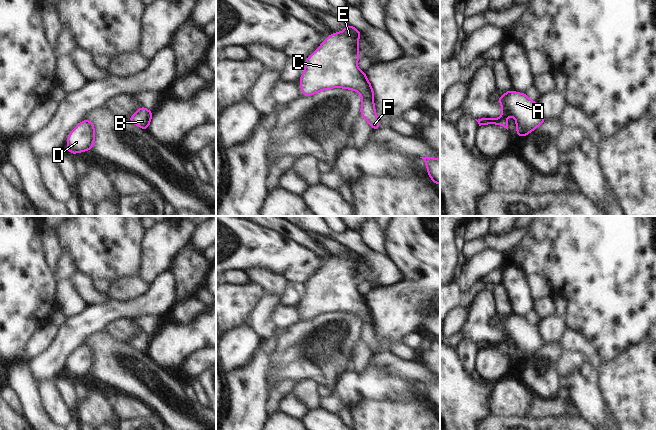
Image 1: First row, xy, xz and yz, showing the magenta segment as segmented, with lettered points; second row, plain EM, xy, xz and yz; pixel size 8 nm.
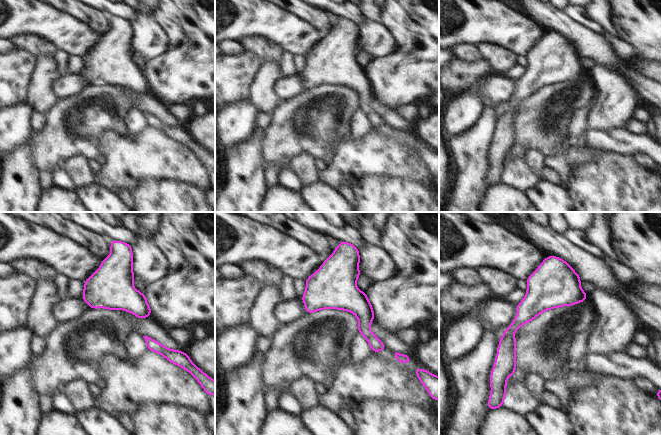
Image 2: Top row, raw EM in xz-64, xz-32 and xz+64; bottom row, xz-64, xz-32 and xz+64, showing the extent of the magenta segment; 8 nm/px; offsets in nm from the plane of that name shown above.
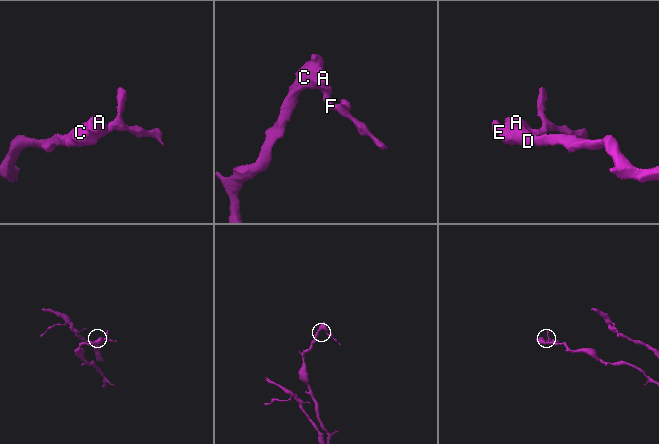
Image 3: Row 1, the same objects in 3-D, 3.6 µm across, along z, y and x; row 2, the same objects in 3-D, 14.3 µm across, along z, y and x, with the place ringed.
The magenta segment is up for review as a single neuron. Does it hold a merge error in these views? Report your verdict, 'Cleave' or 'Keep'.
Keep

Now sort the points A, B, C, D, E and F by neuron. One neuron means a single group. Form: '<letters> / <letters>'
A B C D E F

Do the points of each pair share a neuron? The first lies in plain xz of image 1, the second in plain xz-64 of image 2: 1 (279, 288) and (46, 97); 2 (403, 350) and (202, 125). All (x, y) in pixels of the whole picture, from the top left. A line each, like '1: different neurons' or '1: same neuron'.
1: different neurons
2: different neurons

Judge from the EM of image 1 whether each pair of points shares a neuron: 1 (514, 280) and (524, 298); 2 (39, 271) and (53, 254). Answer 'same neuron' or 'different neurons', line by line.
1: same neuron
2: different neurons

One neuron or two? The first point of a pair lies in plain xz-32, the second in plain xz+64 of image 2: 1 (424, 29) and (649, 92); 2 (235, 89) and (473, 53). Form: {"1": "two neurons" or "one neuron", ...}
{"1": "two neurons", "2": "two neurons"}

